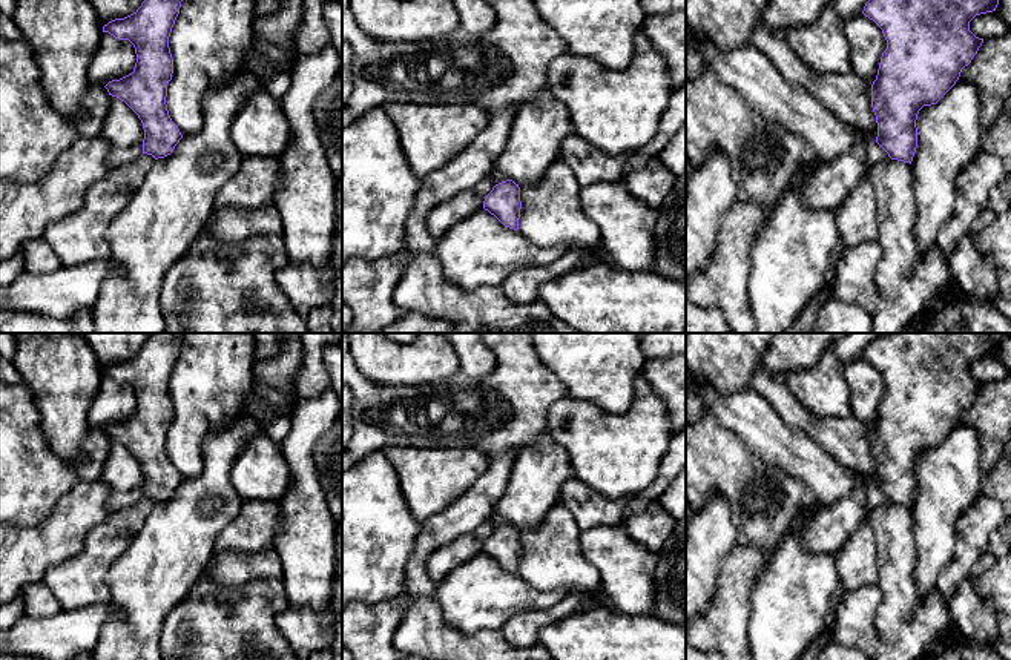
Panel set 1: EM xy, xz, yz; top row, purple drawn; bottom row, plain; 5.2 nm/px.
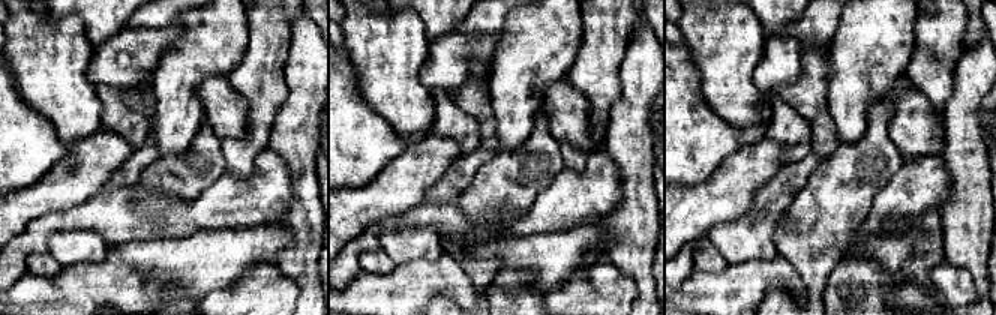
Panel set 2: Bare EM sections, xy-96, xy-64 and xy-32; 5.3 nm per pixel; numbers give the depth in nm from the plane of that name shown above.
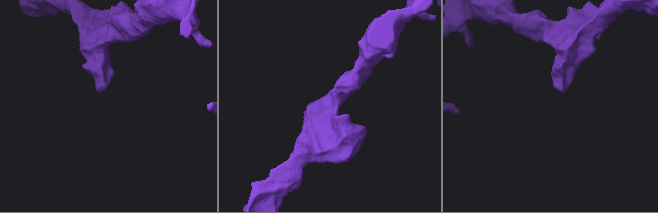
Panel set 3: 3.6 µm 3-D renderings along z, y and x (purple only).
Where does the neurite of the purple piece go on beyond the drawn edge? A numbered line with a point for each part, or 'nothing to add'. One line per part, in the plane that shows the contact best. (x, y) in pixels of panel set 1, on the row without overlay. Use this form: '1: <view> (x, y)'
nothing to add

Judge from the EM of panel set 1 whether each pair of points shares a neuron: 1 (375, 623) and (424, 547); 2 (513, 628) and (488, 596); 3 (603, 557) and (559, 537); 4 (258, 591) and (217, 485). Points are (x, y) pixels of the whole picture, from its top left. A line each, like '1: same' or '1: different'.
1: different
2: different
3: different
4: different

